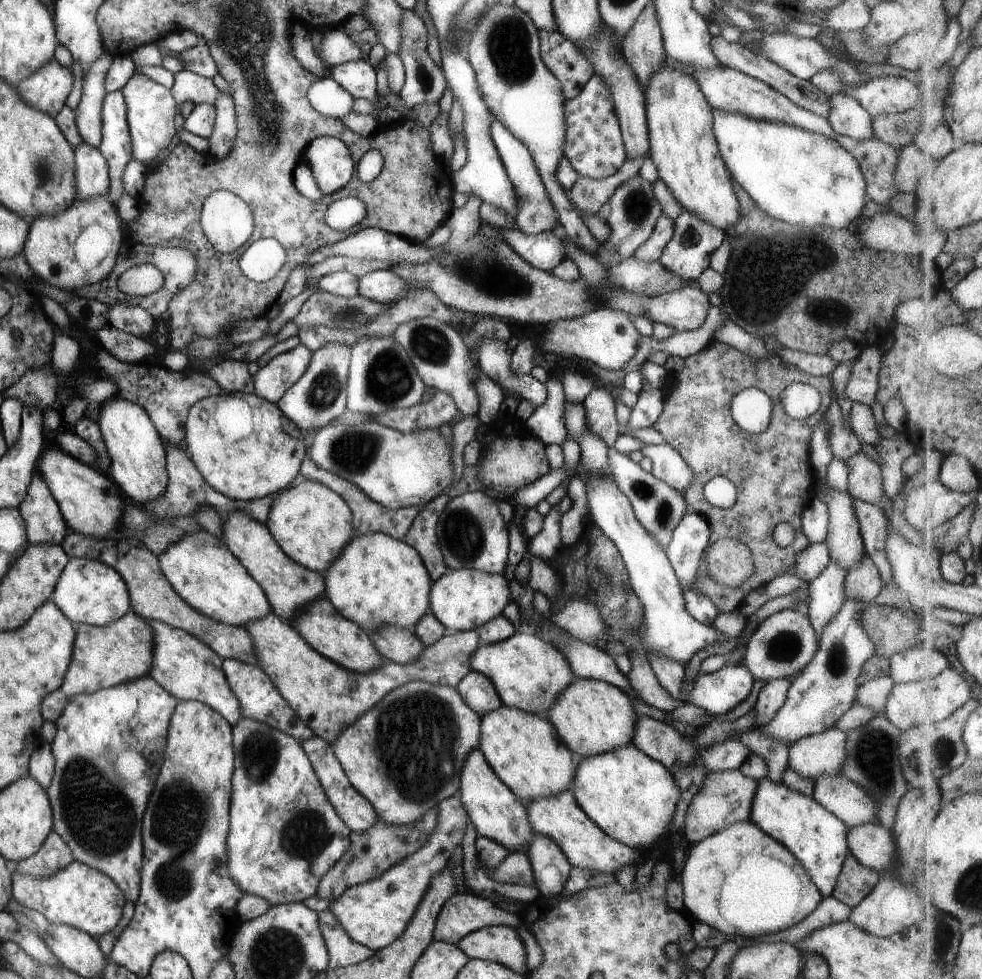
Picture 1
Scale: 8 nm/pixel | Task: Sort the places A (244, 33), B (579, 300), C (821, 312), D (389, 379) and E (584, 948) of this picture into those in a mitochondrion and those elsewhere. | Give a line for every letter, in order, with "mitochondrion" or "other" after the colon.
A: mitochondrion
B: mitochondrion
C: other
D: mitochondrion
E: other

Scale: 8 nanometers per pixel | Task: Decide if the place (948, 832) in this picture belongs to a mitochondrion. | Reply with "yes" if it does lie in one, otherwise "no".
no

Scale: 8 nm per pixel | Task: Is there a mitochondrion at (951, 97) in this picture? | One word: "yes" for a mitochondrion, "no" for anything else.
yes

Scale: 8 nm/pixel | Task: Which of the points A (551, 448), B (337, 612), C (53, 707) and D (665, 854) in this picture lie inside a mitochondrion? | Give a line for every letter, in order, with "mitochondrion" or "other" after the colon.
A: other
B: other
C: other
D: other

